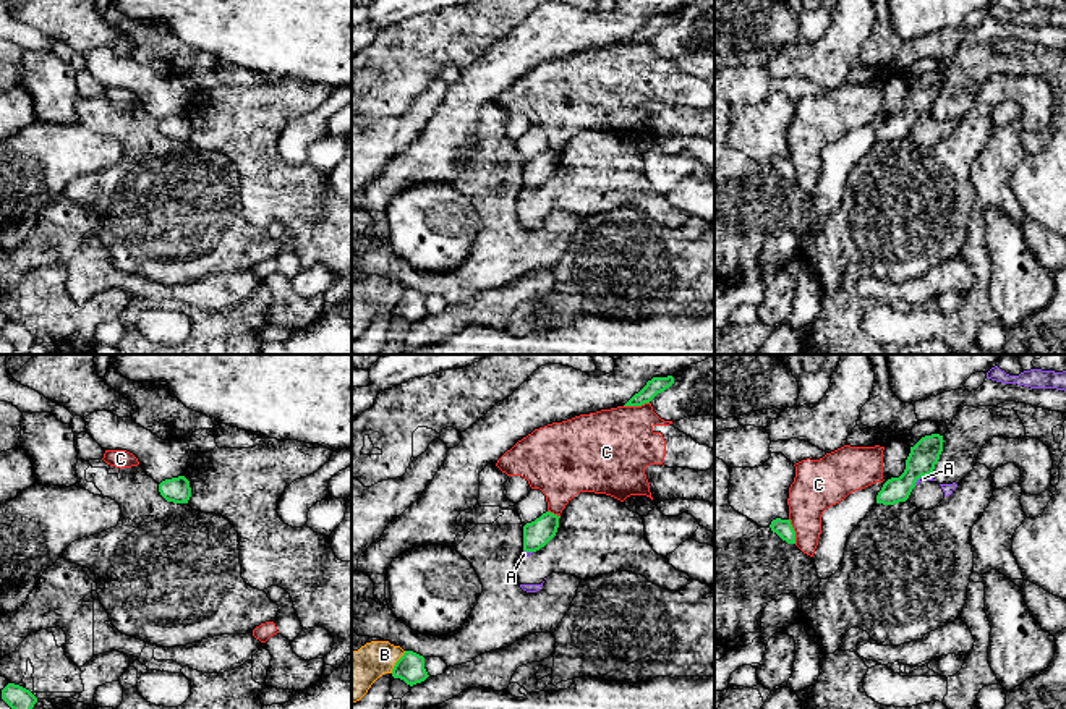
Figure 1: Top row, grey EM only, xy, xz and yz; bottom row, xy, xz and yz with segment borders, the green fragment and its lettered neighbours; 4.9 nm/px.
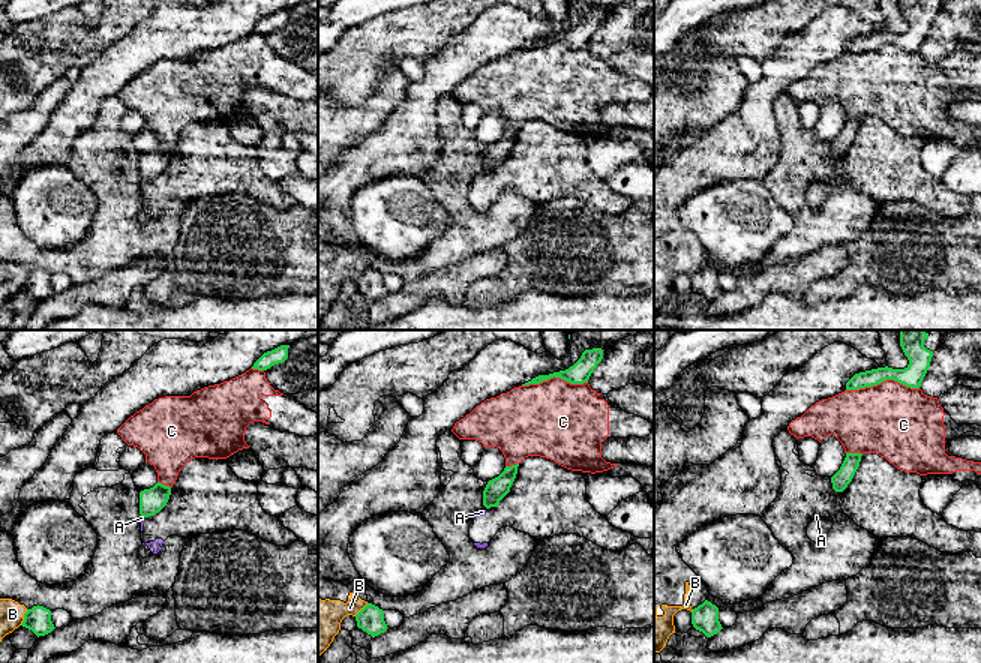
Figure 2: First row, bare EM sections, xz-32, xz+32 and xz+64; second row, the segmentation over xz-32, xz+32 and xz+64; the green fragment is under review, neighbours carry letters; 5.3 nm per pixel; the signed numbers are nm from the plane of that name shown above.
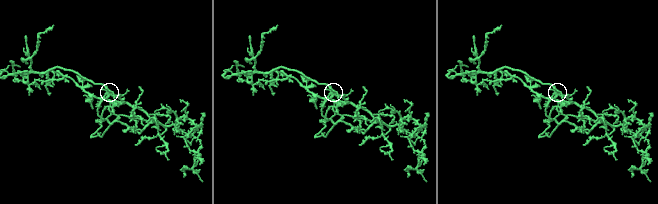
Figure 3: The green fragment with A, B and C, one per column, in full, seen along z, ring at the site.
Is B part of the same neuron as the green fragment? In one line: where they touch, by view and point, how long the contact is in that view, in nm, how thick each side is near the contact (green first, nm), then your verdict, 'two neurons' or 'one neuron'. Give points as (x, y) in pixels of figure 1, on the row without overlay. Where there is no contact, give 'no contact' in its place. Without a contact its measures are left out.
contact xz (396, 300); length 130 nm; calibres 140 and 220 nm; two neurons

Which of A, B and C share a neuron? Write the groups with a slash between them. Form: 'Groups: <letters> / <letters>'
Groups: A / B / C

